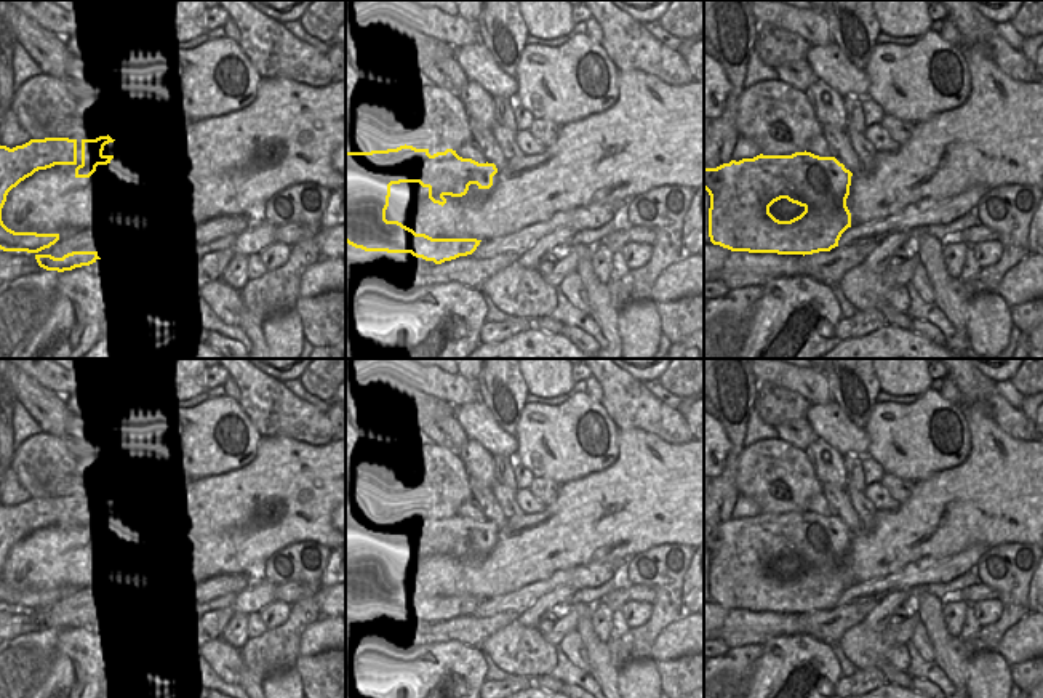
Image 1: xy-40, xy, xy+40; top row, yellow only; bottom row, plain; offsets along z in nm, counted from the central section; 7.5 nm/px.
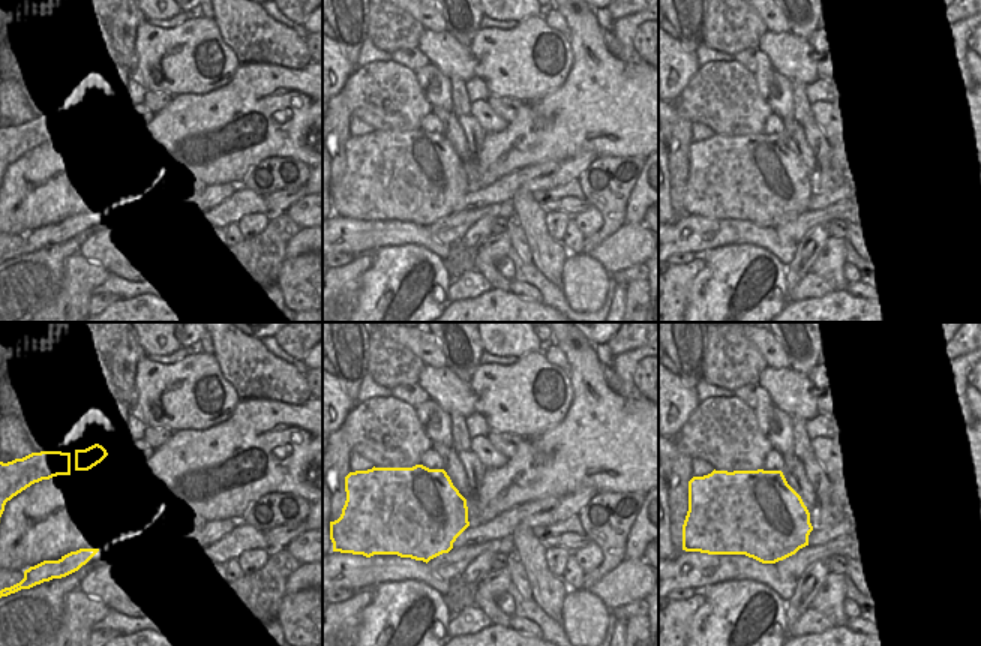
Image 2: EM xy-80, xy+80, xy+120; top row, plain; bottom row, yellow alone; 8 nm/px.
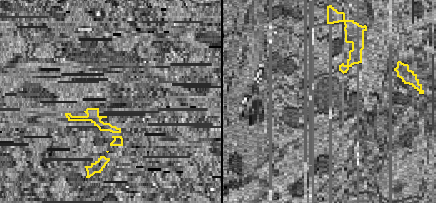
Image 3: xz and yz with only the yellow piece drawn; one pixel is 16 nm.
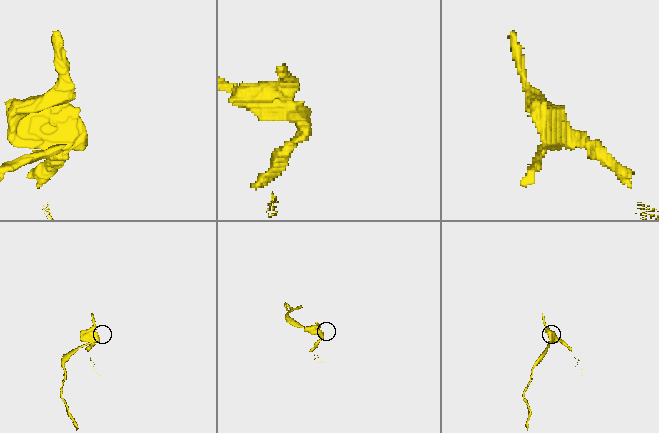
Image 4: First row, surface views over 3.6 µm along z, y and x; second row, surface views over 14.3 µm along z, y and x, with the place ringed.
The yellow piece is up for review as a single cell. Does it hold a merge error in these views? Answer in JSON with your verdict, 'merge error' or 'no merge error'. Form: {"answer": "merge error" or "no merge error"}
{"answer": "merge error"}

